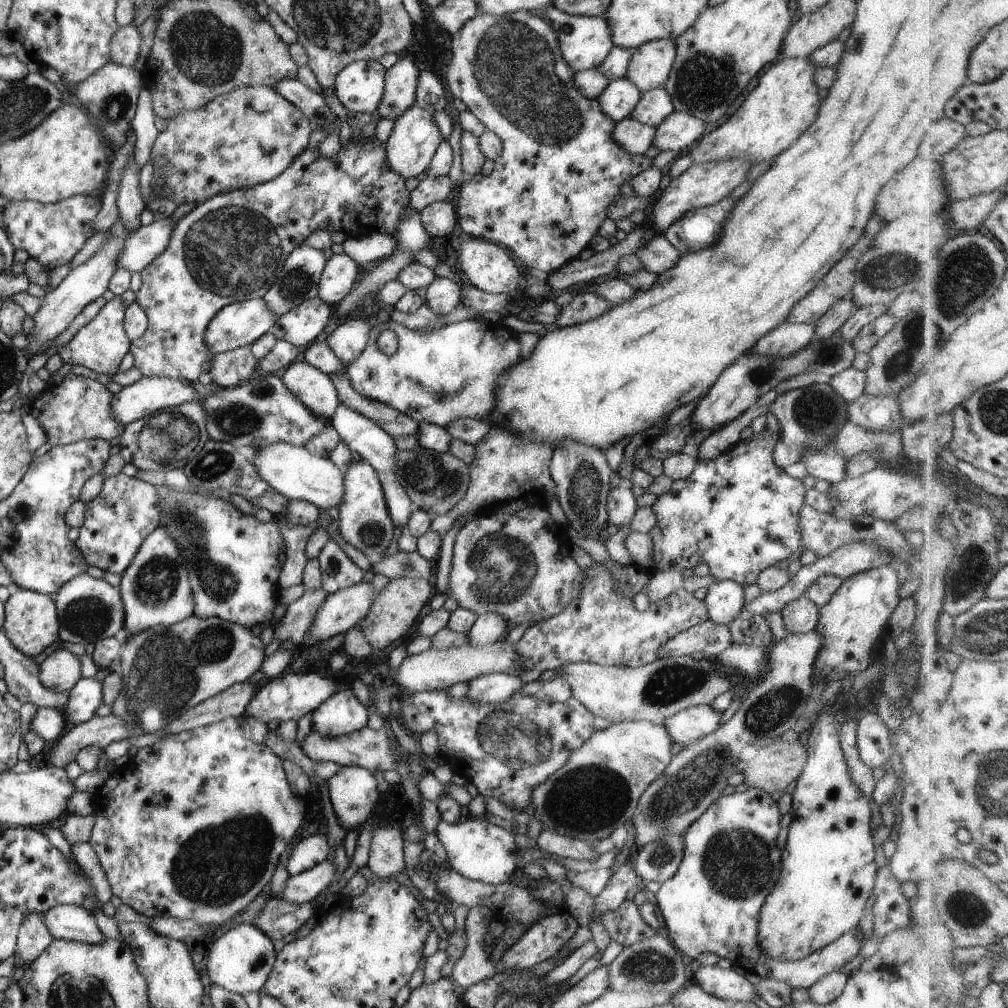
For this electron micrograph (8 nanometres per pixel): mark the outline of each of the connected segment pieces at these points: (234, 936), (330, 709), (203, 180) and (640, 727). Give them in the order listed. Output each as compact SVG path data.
M240 923L212 938L214 942L209 947L207 956L207 970L212 983L240 995L253 991L258 993L258 990L268 981L277 956L270 936L256 926Z
M351 687L338 690L312 714L312 729L326 738L350 734L368 725L372 709L364 706Z
M246 86L233 89L231 92L214 98L212 102L208 102L204 108L196 108L192 112L180 112L178 116L174 116L172 120L168 121L168 128L164 132L158 134L154 147L151 151L150 161L154 164L154 176L164 176L166 180L166 186L162 190L156 188L156 192L160 192L160 196L164 196L169 200L174 200L179 205L186 204L188 202L202 202L214 197L219 193L226 193L233 189L248 189L252 186L257 186L267 181L272 181L277 178L284 170L288 169L288 166L294 162L304 150L308 147L312 128L308 124L308 120L304 117L304 114L300 112L300 108L297 108L292 102L289 102L280 95L280 92L270 88L270 86Z
M646 720L614 722L604 730L594 730L582 746L570 752L568 760L554 774L550 774L548 780L532 790L529 804L534 808L534 817L541 821L542 830L550 828L560 836L579 839L590 845L598 844L633 818L644 790L672 761L672 743L664 724Z

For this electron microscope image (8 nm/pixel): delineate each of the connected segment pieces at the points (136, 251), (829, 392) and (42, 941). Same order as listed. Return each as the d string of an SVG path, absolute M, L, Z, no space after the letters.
M172 216L162 220L151 220L145 222L132 233L130 240L124 244L124 252L118 258L118 269L126 268L130 272L141 272L156 256L160 256L176 226L171 224Z
M817 381L808 387L780 394L768 406L768 411L774 413L780 426L773 460L782 469L800 461L804 454L814 454L828 447L830 440L848 422L848 403L827 381Z
M32 912L24 918L20 926L18 943L16 944L16 961L20 960L20 967L32 964L46 948L55 940L48 932L42 913Z

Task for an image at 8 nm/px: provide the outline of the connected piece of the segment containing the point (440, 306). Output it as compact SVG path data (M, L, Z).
M436 277L426 288L426 304L433 313L446 315L461 304L462 292L456 282L448 278Z

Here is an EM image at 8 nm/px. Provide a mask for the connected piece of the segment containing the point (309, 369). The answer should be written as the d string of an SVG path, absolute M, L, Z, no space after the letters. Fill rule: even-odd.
M295 361L288 366L281 380L304 406L332 421L339 399L336 386L328 374L308 362Z

